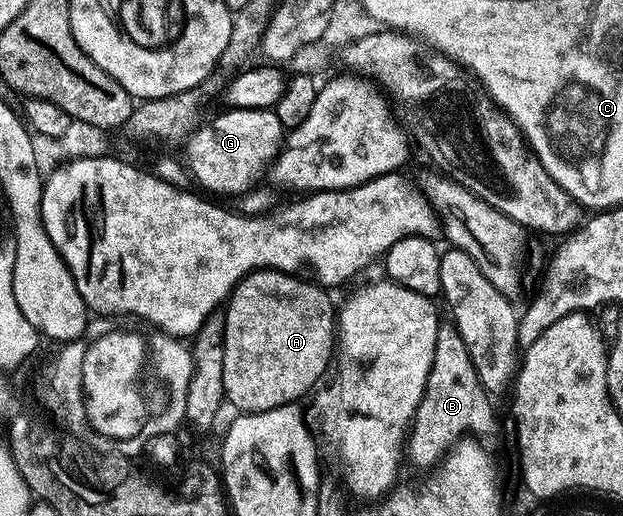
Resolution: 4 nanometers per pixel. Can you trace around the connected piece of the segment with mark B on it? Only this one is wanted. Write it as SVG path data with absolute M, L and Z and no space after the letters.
M451 324L438 325L435 360L427 378L425 394L419 400L419 408L407 435L408 465L410 462L411 465L428 471L436 467L466 436L495 433L497 414L489 401L490 395L481 387L475 364L457 330Z

